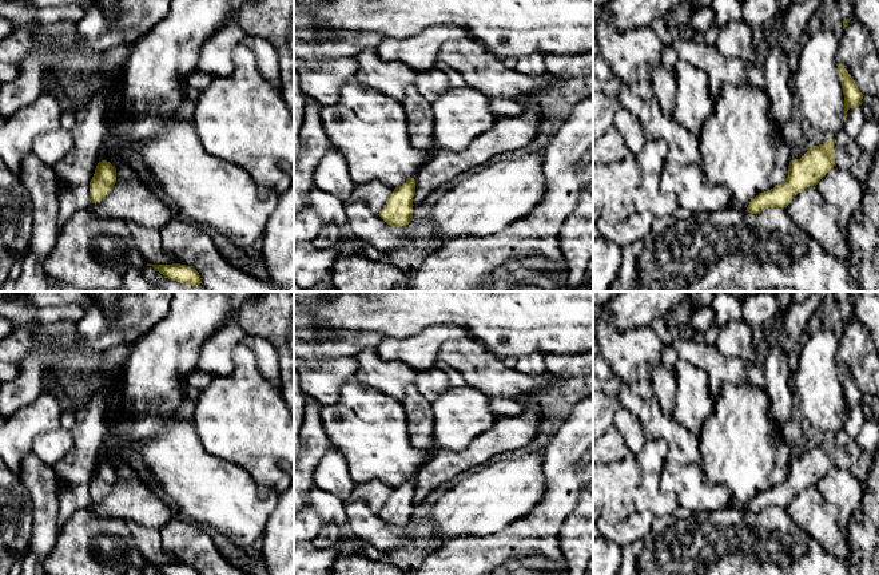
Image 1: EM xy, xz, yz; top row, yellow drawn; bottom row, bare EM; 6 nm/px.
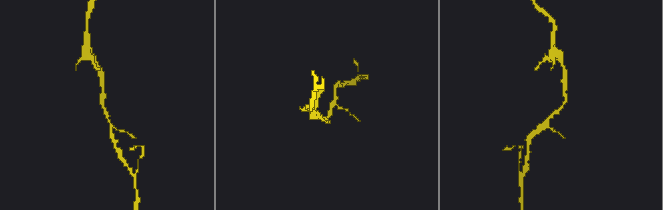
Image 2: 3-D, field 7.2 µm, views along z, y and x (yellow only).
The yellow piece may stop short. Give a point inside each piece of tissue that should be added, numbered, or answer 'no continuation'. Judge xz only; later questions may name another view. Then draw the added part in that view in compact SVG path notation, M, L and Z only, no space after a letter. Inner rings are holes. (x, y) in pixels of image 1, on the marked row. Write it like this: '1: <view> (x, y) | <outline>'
no continuation

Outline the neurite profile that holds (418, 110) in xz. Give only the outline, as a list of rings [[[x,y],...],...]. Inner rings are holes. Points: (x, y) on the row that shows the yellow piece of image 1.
[[[415,86],[407,88],[403,107],[411,146],[421,152],[438,150],[431,103],[418,92]]]

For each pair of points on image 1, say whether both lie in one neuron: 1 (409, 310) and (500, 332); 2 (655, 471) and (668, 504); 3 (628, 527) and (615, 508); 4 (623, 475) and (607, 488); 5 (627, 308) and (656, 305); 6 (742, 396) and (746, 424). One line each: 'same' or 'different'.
1: same
2: same
3: different
4: same
5: same
6: same

